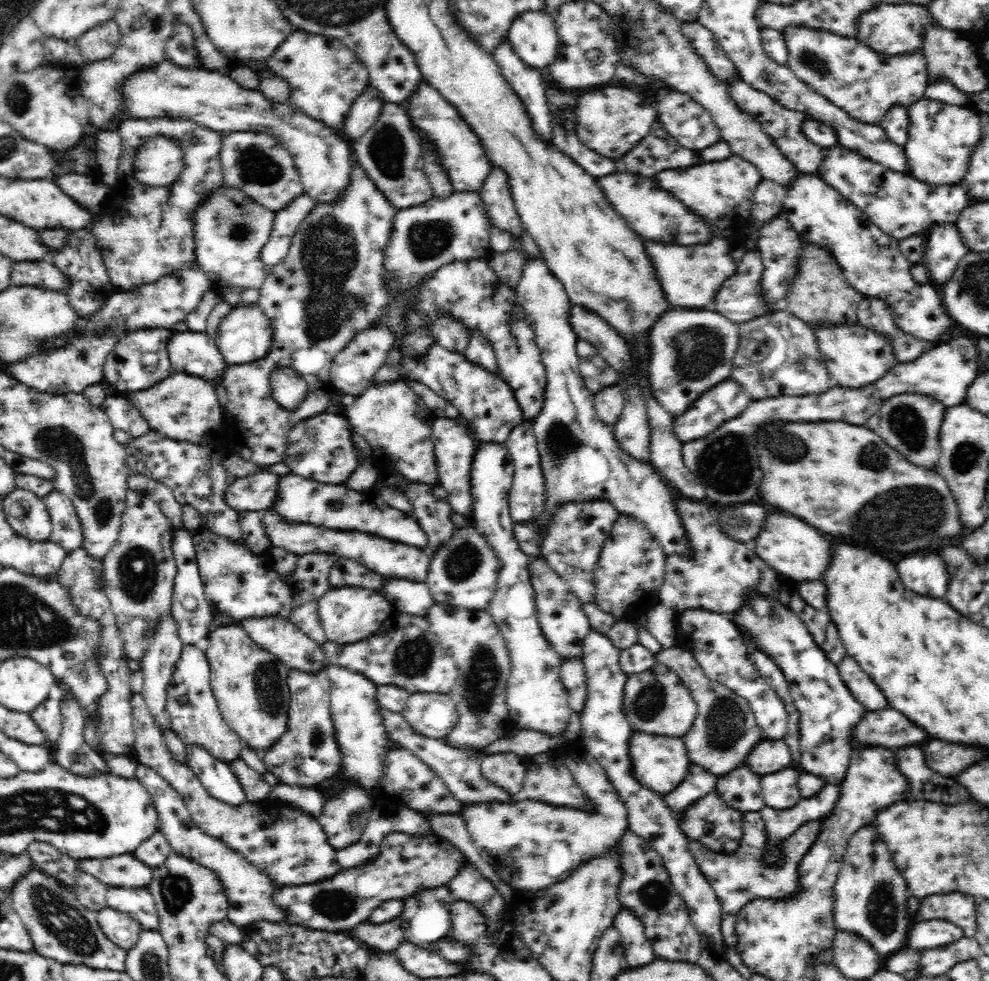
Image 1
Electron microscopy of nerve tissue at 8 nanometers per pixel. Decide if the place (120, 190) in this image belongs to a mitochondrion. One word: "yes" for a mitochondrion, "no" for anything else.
no

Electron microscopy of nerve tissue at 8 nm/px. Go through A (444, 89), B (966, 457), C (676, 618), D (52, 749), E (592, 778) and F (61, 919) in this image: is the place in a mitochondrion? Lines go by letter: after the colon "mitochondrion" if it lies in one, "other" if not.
A: other
B: mitochondrion
C: other
D: other
E: other
F: mitochondrion

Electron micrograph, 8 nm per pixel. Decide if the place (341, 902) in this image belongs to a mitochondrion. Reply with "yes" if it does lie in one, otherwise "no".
yes

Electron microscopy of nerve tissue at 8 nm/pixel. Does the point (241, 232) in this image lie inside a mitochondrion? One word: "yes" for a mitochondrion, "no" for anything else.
yes

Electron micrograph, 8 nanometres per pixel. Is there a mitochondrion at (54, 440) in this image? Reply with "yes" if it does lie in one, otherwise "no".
yes

